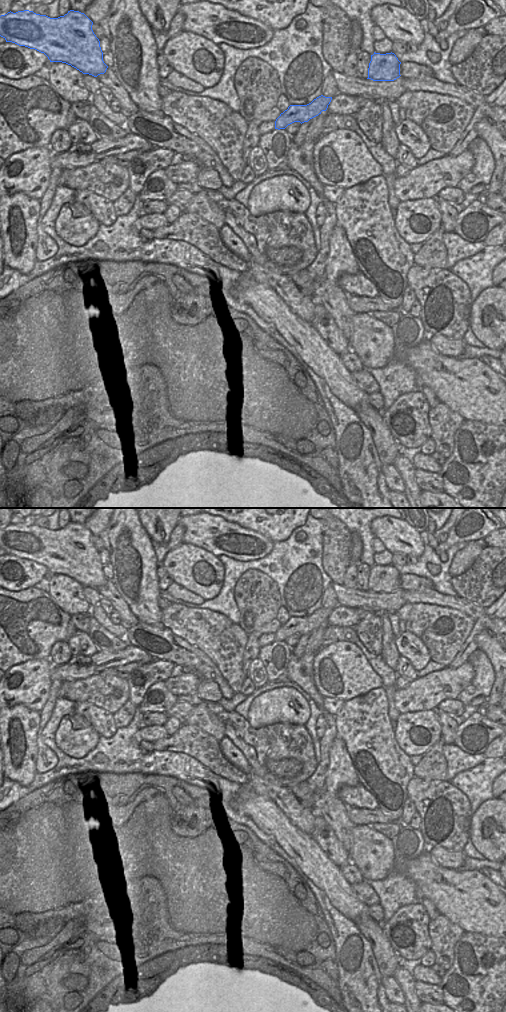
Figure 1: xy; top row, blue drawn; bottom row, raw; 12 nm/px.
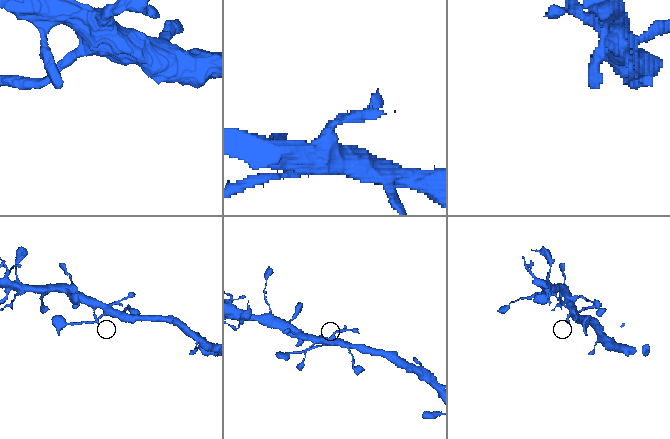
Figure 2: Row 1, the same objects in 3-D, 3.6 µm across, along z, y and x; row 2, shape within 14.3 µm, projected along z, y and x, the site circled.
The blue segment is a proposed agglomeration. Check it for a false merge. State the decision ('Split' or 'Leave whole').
Leave whole

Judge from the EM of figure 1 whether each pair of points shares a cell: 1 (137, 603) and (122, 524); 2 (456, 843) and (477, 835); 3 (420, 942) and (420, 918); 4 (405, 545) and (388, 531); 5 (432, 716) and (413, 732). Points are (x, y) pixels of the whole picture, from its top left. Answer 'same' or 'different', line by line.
1: same
2: different
3: same
4: same
5: same

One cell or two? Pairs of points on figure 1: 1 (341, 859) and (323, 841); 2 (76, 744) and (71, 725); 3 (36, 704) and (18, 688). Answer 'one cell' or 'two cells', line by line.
1: one cell
2: one cell
3: one cell

